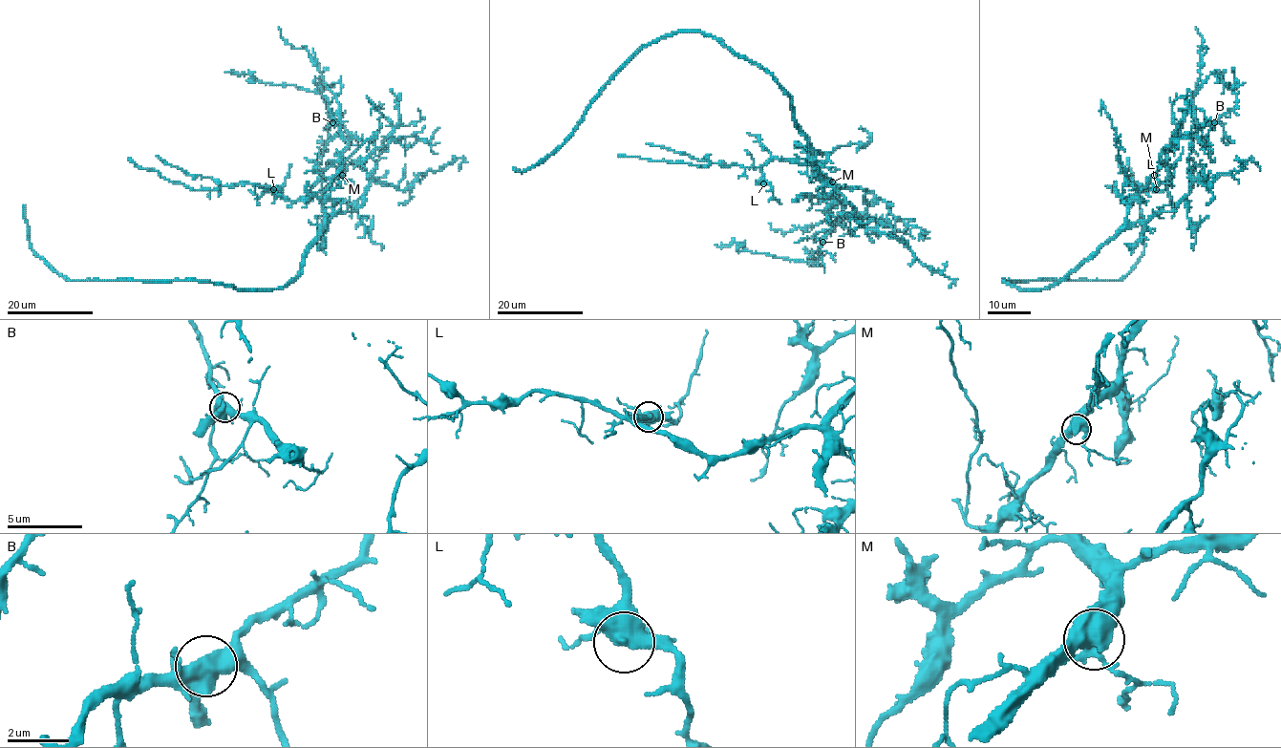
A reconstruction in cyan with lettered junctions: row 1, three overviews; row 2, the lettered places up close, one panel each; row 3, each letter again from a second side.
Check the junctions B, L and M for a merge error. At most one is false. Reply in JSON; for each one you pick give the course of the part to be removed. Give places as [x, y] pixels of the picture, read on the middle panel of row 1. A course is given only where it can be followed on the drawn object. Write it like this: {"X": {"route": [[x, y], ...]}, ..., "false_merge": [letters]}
{"false_merge": []}

